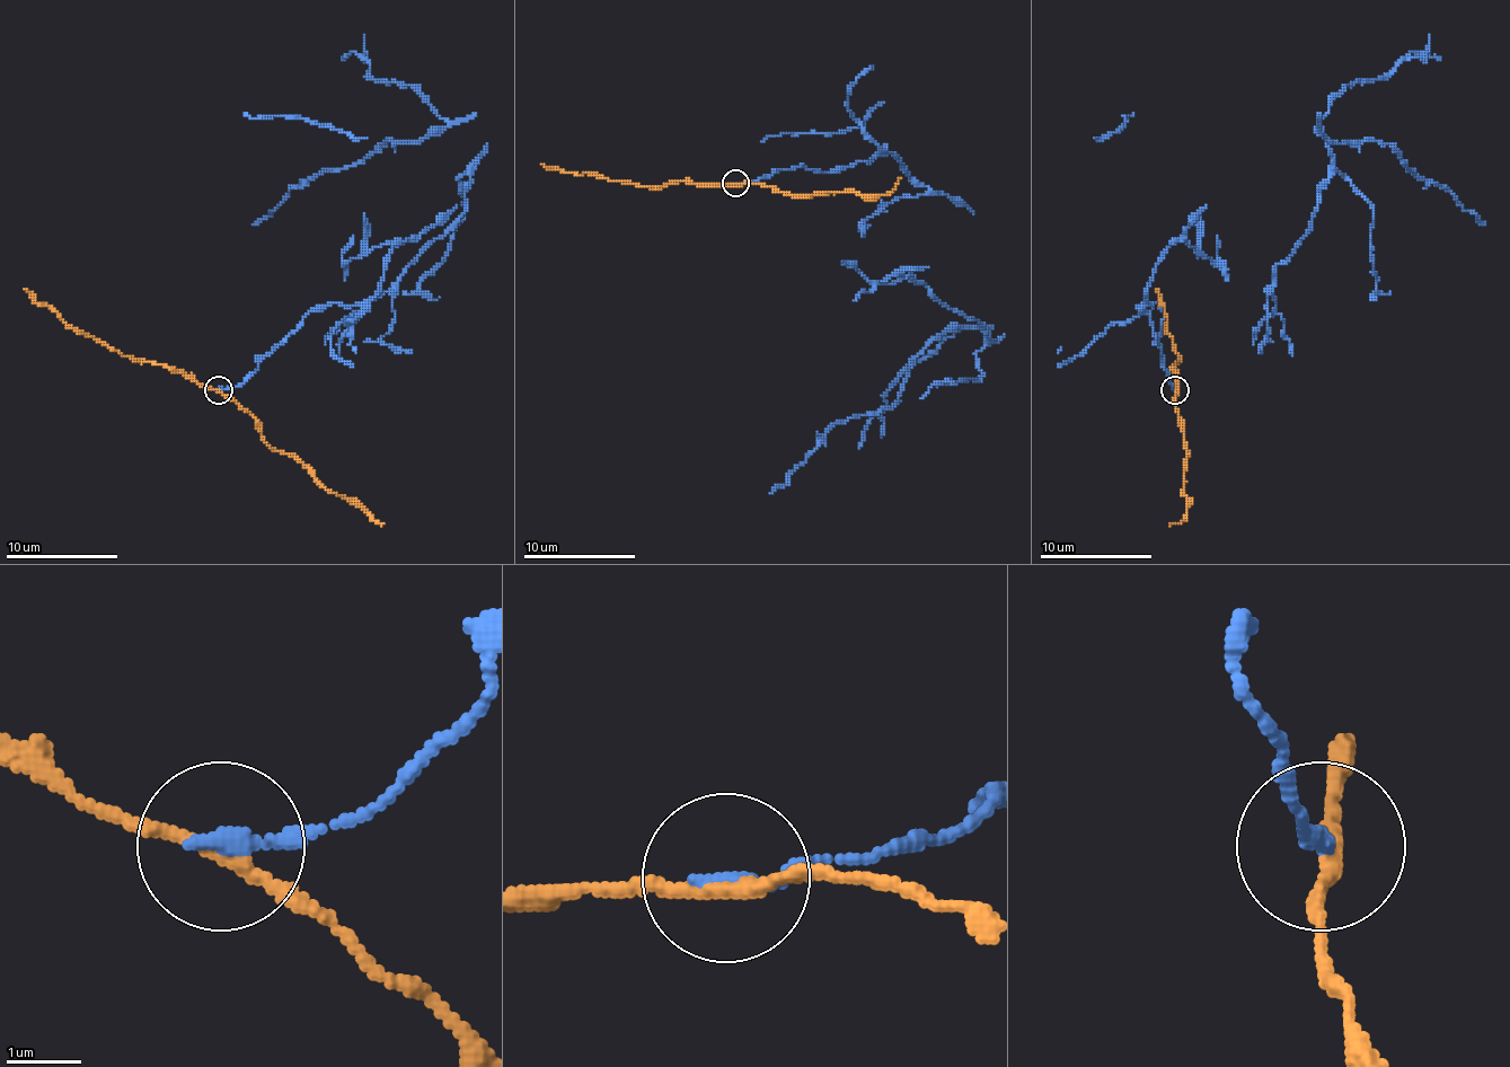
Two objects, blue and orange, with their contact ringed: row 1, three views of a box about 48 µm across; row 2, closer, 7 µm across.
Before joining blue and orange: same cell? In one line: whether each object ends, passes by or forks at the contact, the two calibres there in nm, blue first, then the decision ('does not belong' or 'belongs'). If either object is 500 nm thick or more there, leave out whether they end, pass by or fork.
blue ends; orange passes by; calibres 240 and 180 nm; does not belong

